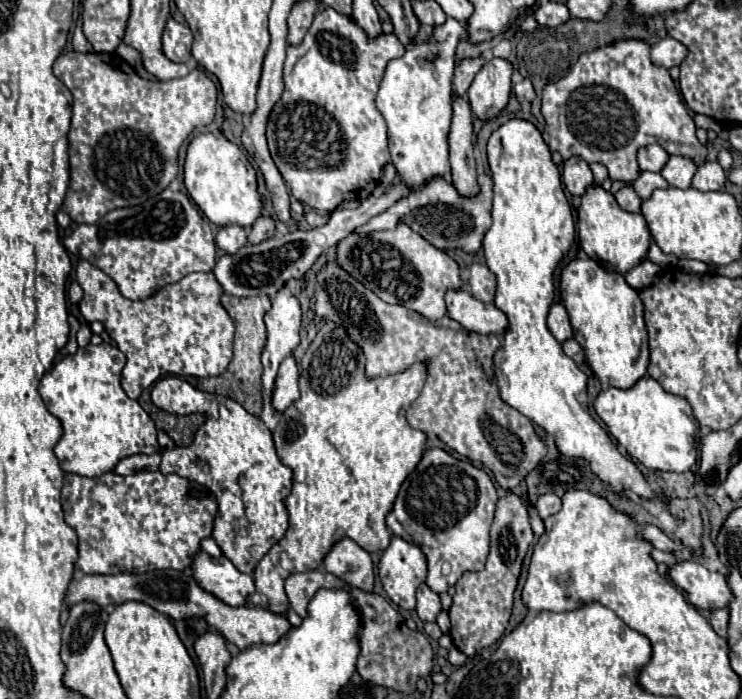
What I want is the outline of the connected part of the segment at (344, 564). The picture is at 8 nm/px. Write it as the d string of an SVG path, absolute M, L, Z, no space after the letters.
M344 537L332 545L328 555L324 557L324 567L328 573L336 575L350 587L372 591L374 573L370 553L350 537Z

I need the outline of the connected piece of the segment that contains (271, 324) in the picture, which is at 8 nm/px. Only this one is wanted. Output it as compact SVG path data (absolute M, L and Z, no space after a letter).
M282 287L272 301L272 309L266 313L264 323L268 329L268 341L262 351L262 387L266 395L272 395L274 379L278 373L278 365L284 357L288 357L300 343L300 305L298 299L288 291L288 287Z

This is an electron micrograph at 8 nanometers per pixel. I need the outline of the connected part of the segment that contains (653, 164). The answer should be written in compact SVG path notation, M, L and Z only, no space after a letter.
M658 143L646 145L638 151L638 165L642 171L662 171L668 159L670 155L664 147L658 147Z

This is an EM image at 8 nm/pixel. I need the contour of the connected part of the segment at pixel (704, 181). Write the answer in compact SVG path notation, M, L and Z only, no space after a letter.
M702 163L692 179L692 187L698 191L720 191L724 187L726 175L720 163Z

